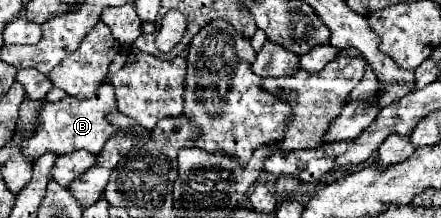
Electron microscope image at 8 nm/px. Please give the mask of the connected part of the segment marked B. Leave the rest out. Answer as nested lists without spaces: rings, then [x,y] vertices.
[[[104,83],[98,87],[96,95],[90,99],[74,99],[74,97],[64,97],[62,101],[56,103],[44,103],[40,111],[40,125],[28,141],[22,143],[22,151],[28,161],[34,161],[36,157],[44,155],[46,151],[54,151],[58,155],[72,153],[76,149],[86,149],[92,155],[98,155],[104,147],[104,143],[116,135],[116,127],[108,121],[108,115],[116,109],[116,95],[112,89],[112,83]]]

